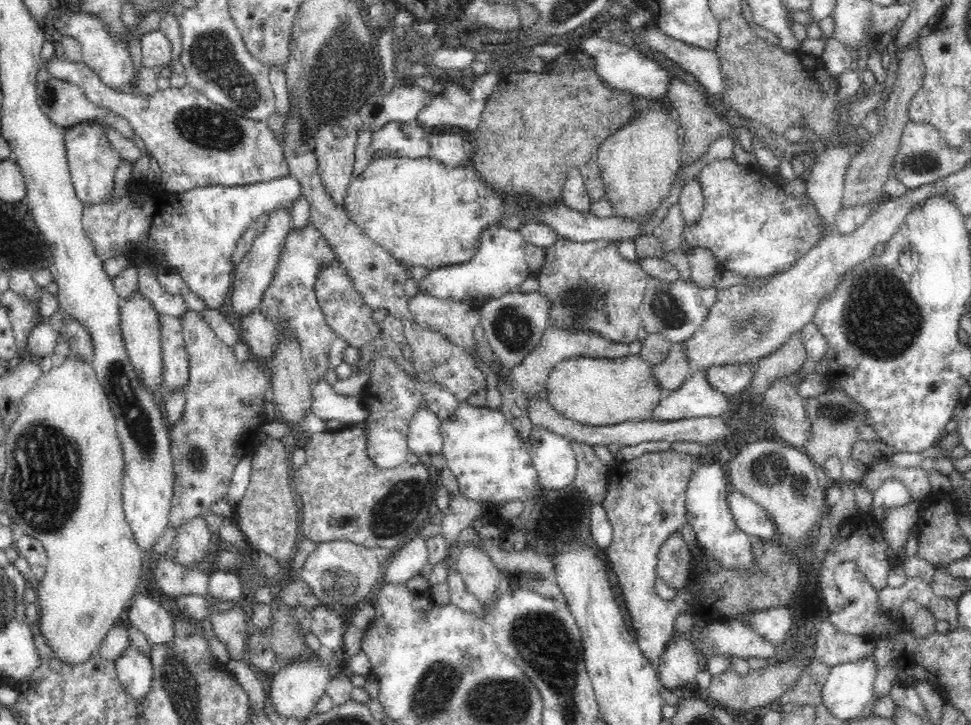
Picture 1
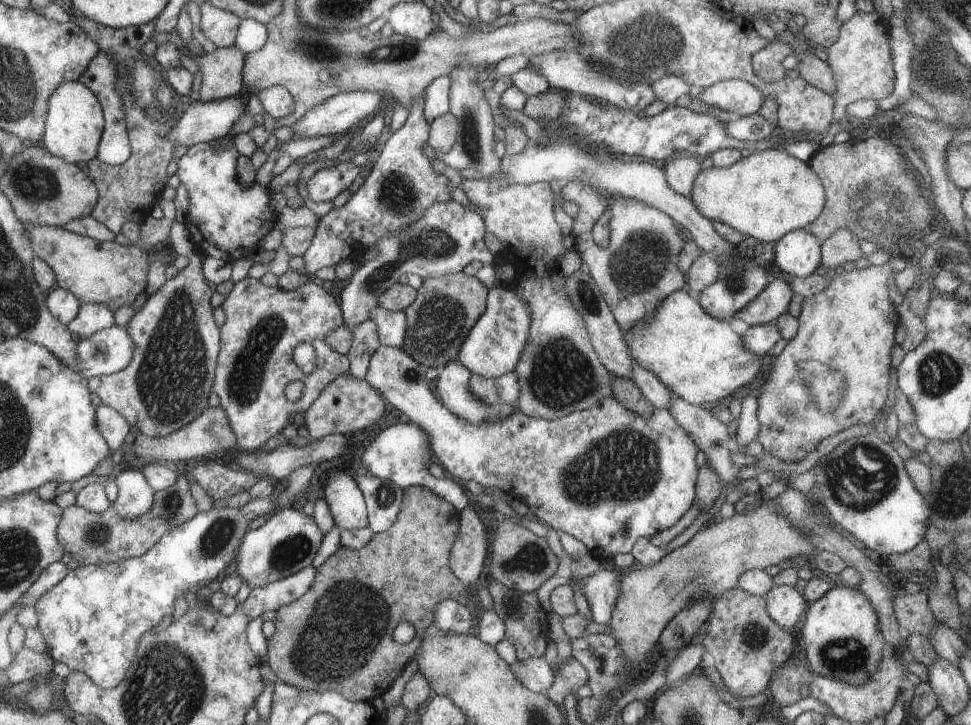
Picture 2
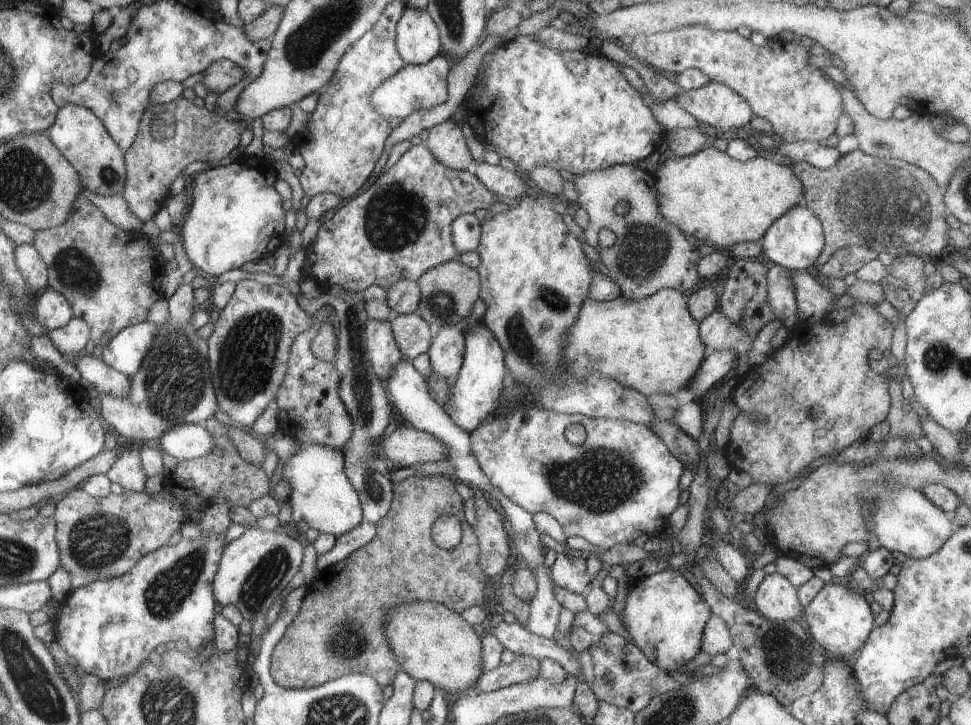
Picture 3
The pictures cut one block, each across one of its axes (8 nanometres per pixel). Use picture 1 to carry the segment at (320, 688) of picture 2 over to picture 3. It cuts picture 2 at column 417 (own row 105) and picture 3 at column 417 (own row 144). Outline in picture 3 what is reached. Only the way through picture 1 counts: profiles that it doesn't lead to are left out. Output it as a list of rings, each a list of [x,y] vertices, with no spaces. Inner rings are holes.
[[[411,476],[394,483],[392,508],[377,522],[376,536],[348,558],[338,561],[316,575],[307,585],[306,604],[302,604],[292,624],[274,647],[271,656],[273,679],[286,689],[305,689],[322,686],[342,675],[364,673],[372,675],[382,686],[393,684],[400,663],[385,635],[387,612],[398,603],[410,601],[448,602],[448,608],[459,614],[471,606],[482,605],[486,600],[486,575],[479,565],[480,547],[474,530],[464,518],[464,504],[456,492],[450,476]],[[442,515],[452,515],[462,523],[463,535],[458,546],[442,550],[434,541],[432,525]]]

